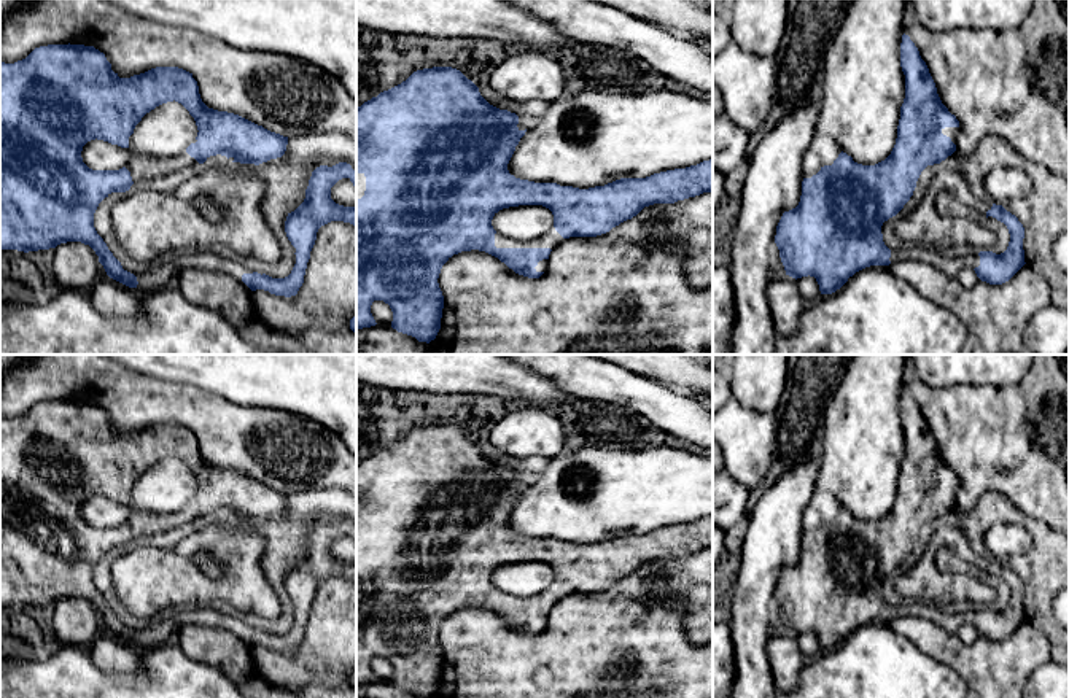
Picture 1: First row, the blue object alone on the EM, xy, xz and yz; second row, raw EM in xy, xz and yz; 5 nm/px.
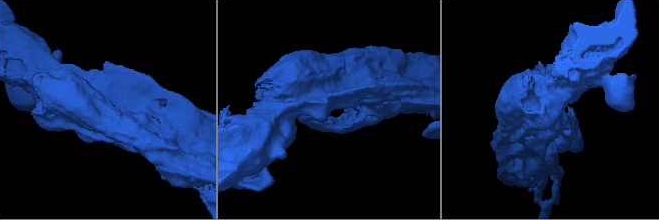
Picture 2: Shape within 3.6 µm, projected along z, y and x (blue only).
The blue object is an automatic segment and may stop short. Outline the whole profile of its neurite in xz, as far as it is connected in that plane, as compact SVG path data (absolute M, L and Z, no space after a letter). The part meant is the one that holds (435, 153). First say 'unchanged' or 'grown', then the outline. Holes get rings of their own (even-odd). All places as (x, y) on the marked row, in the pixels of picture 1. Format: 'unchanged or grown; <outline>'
grown; M433 67L414 72L406 81L401 84L380 92L377 97L364 102L356 108L356 329L371 329L372 326L385 326L377 324L372 313L371 305L374 301L383 301L390 305L393 312L391 328L398 332L415 337L418 342L430 343L436 339L441 329L441 318L444 308L444 296L439 288L437 278L442 266L453 256L461 251L479 250L485 251L501 262L504 262L515 273L539 278L547 270L547 259L550 251L565 238L569 237L597 237L609 232L612 227L620 223L632 219L636 216L644 207L654 204L674 204L678 200L684 200L689 197L700 196L703 192L713 192L713 159L703 161L697 165L690 165L686 169L674 169L660 173L654 173L646 178L620 178L604 186L595 186L589 189L579 189L573 186L560 186L557 183L534 183L528 180L515 178L509 173L507 164L519 145L520 138L525 135L525 130L517 127L519 116L507 110L500 110L490 105L479 92L479 87L468 79L460 70L452 67ZM519 205L542 205L549 208L554 215L554 226L547 234L538 237L536 240L519 242L511 240L507 237L501 237L492 226L493 216L509 207Z

